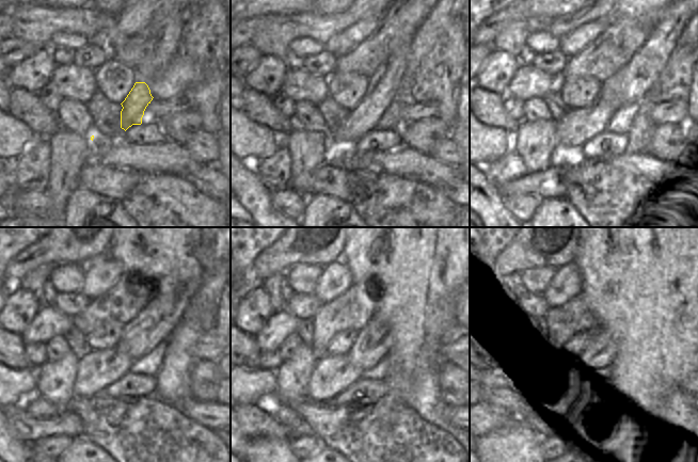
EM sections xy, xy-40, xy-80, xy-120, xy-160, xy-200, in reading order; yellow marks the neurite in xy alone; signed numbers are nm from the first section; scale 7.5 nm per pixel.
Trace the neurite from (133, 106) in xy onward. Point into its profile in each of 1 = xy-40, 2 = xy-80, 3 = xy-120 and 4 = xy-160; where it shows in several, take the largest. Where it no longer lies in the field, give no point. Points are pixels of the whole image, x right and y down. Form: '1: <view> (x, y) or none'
1: xy-40 (365, 116)
2: xy-80 (575, 127)
3: xy-120 (96, 370)
4: xy-160 (332, 375)

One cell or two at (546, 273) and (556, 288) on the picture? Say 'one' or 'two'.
two

